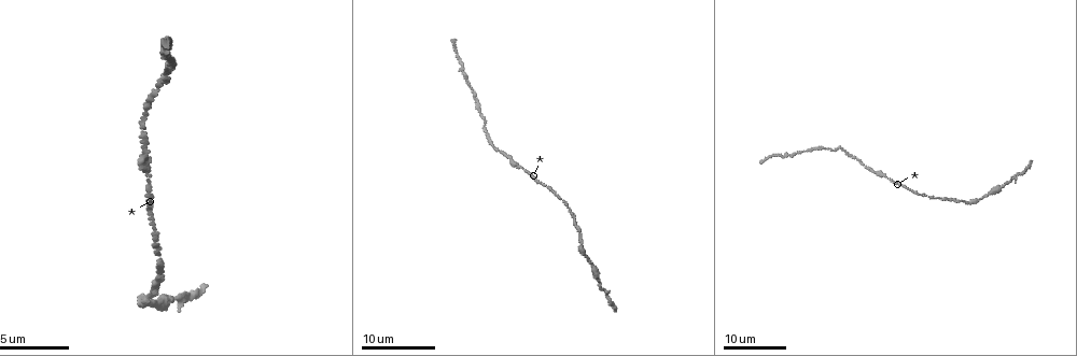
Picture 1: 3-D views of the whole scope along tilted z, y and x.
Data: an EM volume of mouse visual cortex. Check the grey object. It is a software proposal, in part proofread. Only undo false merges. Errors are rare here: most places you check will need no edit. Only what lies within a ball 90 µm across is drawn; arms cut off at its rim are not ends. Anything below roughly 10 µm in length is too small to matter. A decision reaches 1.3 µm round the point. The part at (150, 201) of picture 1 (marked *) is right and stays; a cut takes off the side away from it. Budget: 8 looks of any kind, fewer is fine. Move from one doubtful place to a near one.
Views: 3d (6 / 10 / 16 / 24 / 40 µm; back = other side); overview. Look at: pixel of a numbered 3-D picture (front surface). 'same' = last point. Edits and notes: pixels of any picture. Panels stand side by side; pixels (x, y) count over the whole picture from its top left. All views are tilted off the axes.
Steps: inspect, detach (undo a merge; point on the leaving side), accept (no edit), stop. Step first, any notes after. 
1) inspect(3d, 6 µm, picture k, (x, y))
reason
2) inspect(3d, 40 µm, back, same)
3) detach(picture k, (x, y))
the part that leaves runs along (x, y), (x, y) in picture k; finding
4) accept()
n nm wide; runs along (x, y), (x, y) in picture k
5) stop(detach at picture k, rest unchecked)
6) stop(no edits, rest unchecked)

inspect(3d, 16 µm, picture 1, (511, 159))
calibre changes

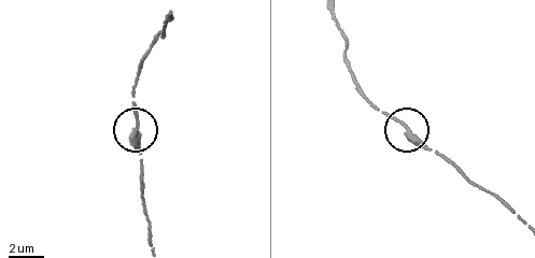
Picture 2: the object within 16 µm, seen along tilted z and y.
inspect(3d, 10 µm, picture 2, (138, 124))

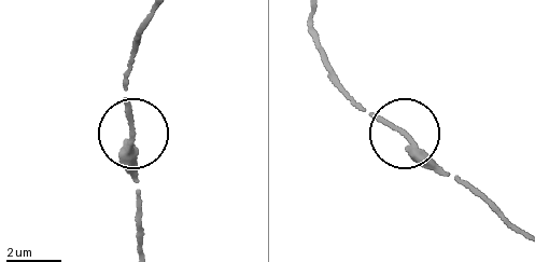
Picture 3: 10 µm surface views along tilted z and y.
accept()
runs along (491, 203), (353, 104) in picture 3; continuous, no second neuron

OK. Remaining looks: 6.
inspect(3d, 24 µm, picture 1, (989, 192))
sudden change in width

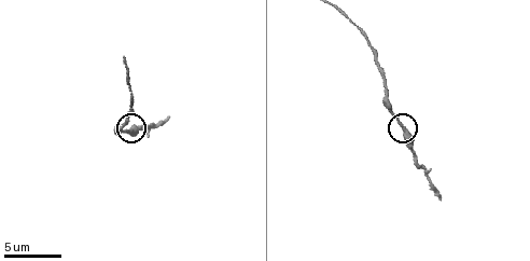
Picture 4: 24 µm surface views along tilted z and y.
inspect(3d, 6 µm, picture 4, (130, 128))

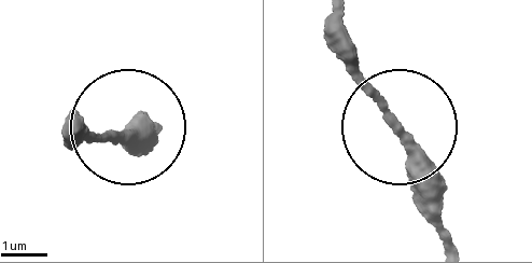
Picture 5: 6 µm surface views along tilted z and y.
accept()
runs along (338, 19), (429, 177), (444, 237) in picture 5; one neuron here

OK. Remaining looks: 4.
inspect(3d, 10 µm, picture 4, (367, 38))
thick turns thin

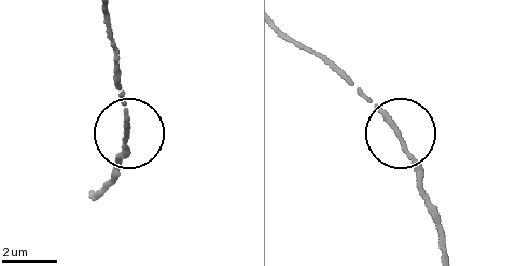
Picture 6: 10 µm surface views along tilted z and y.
accept()
160 nm wide; runs along (283, 31), (312, 48), (392, 126), (427, 202) in picture 6; continuous, no second neuron

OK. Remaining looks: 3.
inspect(3d, 16 µm, picture 1, (167, 66))
calibre changes

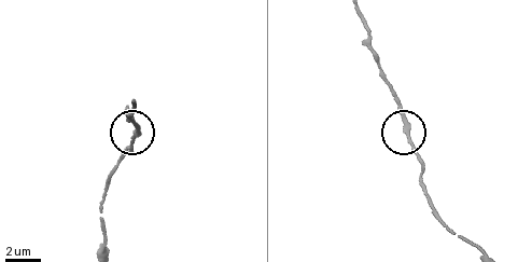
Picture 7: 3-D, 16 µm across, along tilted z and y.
inspect(3d, 10 µm, picture 7, (409, 134))

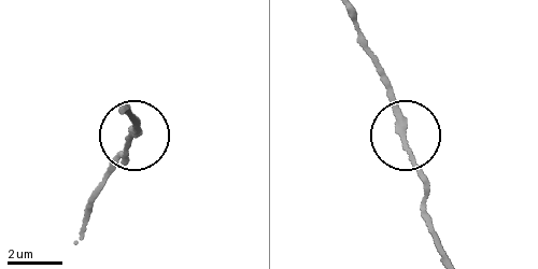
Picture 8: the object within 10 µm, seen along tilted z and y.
accept()
continuous, no second neuron

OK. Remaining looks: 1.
stop(no edits, rest unchecked)

